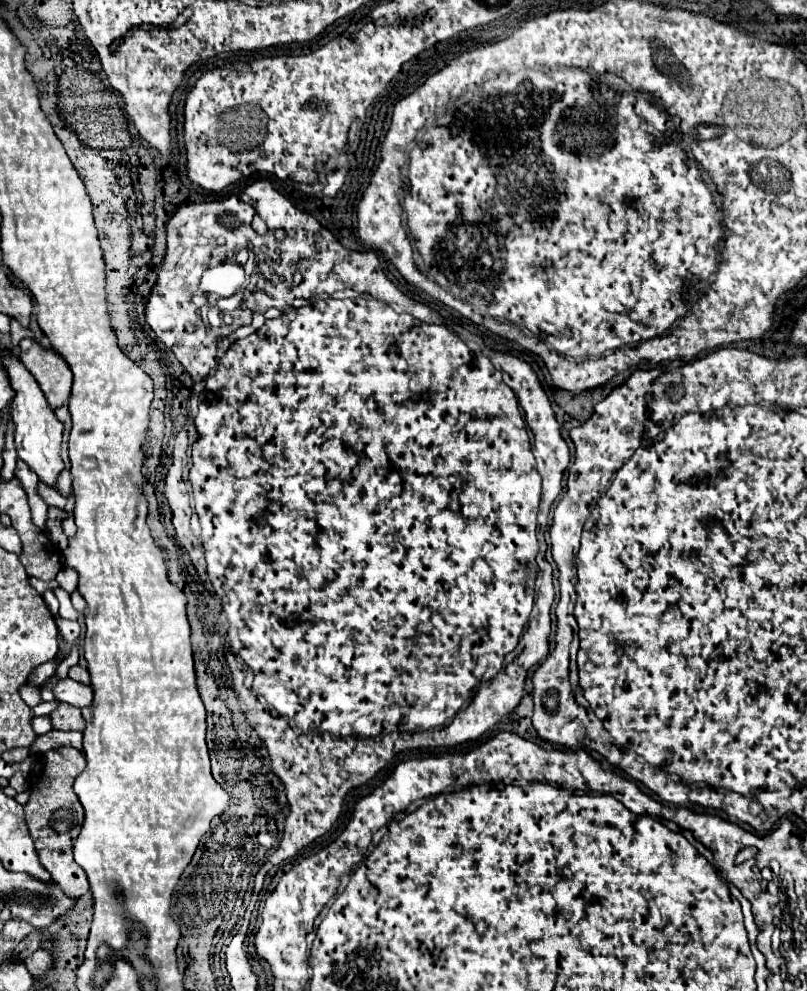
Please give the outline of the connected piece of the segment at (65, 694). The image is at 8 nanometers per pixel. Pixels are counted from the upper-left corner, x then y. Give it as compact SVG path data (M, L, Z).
M53 675L43 683L43 687L51 687L57 701L63 701L63 703L69 703L75 707L87 707L93 701L93 689L71 677L57 679Z

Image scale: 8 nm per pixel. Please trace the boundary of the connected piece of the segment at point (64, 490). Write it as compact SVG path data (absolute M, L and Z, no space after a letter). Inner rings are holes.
M65 463L65 469L57 477L55 489L59 491L59 495L63 495L65 499L69 499L69 493L71 493L71 473L69 473L69 465L67 463Z

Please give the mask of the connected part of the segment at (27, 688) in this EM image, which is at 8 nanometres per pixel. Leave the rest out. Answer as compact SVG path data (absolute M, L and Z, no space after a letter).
M29 683L21 687L19 695L21 695L21 699L23 699L23 701L25 701L29 707L33 707L33 705L39 705L39 703L41 703L39 689L37 689L37 687L33 687L33 685L29 685Z

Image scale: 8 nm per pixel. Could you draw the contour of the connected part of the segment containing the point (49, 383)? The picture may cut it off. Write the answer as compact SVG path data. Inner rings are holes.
M23 339L19 361L37 379L53 411L67 403L71 395L71 371L67 363L63 363L63 359L53 353L53 349L45 349L37 341Z

